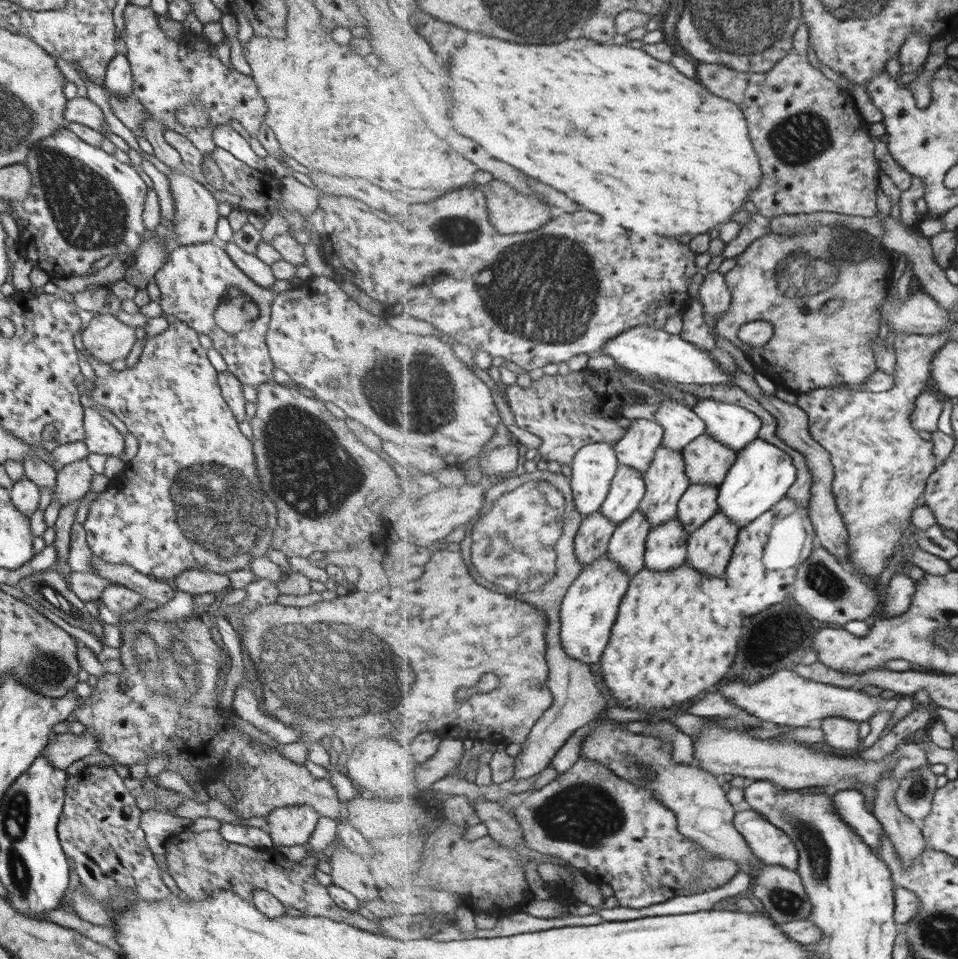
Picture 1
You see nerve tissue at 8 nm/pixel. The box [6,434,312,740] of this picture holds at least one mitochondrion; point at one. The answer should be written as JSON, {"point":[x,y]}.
{"point":[216,510]}

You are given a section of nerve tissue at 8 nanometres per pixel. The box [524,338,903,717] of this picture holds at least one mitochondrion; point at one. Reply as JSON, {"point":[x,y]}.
{"point":[819,577]}

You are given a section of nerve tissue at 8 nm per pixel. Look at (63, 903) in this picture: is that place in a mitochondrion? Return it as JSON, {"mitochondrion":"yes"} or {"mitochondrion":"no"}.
{"mitochondrion":"no"}

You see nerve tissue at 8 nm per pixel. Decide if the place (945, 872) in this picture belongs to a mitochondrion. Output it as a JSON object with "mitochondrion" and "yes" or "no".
{"mitochondrion":"no"}

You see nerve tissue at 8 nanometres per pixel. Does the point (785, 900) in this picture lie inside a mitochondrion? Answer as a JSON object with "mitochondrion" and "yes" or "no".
{"mitochondrion":"yes"}

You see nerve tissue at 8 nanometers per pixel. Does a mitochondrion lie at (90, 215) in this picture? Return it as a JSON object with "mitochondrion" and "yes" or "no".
{"mitochondrion":"yes"}

